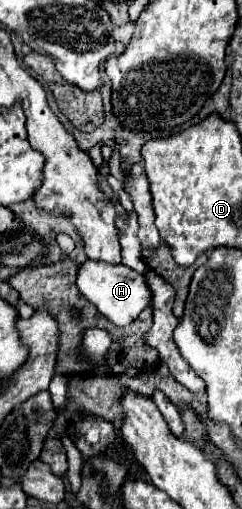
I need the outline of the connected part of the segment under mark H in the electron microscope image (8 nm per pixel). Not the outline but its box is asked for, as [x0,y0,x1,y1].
[77,260,153,326]

